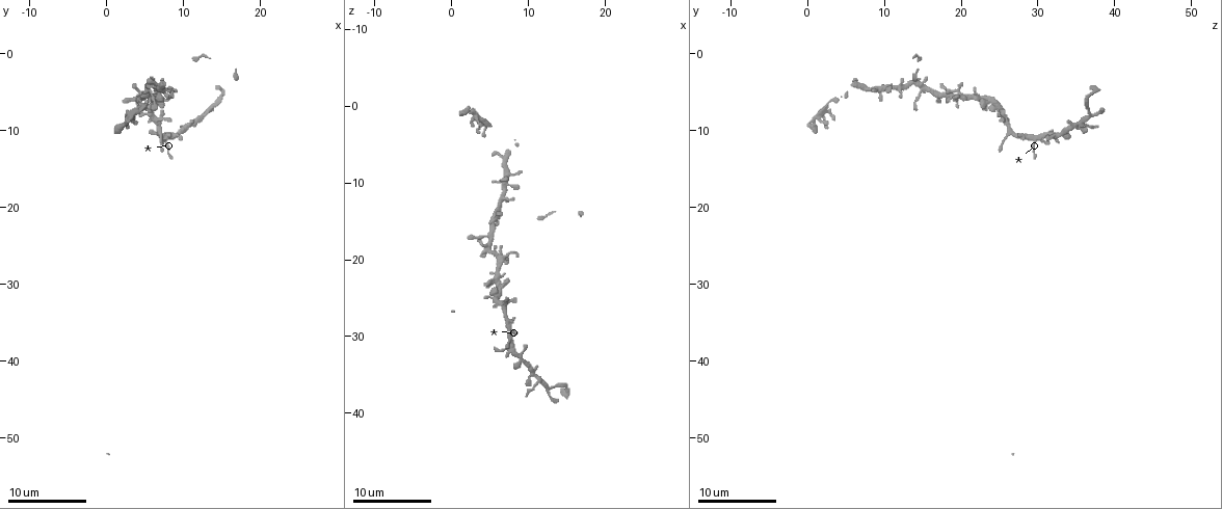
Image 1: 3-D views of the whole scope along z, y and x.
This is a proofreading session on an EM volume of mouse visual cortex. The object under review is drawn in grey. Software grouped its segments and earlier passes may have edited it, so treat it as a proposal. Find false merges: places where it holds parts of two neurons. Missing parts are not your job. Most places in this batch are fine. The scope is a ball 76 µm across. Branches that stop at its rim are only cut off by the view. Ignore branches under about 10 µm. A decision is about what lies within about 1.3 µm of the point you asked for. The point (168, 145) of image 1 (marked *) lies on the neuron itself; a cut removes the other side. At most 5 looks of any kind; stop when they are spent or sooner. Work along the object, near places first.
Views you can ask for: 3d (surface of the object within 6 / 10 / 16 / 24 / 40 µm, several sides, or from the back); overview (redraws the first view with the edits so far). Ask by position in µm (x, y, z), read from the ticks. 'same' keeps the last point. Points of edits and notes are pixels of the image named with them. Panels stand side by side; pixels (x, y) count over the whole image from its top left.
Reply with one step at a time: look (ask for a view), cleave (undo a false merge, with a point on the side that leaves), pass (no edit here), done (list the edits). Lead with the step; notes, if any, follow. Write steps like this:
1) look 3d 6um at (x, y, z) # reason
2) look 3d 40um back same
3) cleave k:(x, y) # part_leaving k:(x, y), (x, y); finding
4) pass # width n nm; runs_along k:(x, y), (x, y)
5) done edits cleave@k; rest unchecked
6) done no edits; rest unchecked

look 3d 10um at (12.0, 8.5, 36.5) # thin arm on a thick one

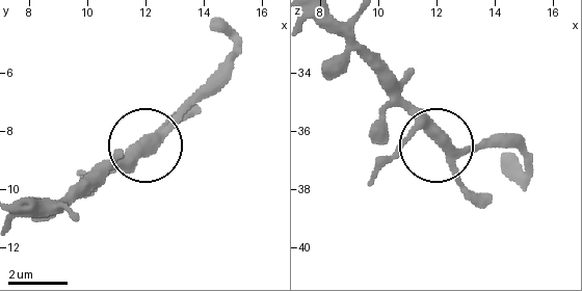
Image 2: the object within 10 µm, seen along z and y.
pass # width 320 nm; runs_along 2:(324, 18), (433, 142), (463, 152), (505, 144); one neuron here

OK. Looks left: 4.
look 3d 10um at (9.0, 10.5, 33.0) # sudden change in width

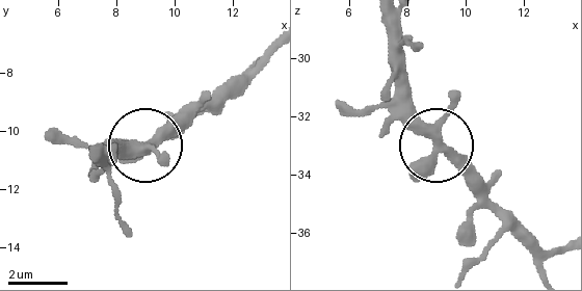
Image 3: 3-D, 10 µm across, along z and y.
pass # all the same neuron

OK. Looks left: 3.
look 3d 16um at (7.5, 10.5, 28.5) # three arms meet

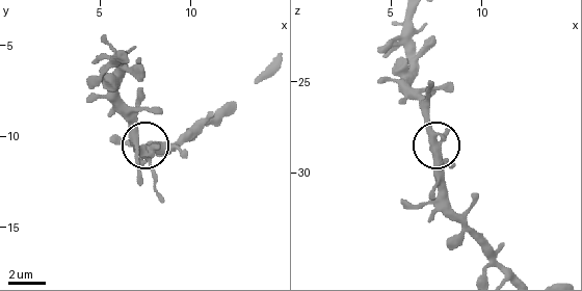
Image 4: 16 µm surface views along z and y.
look 3d 16um back at (7.4, 10.8, 28.5)

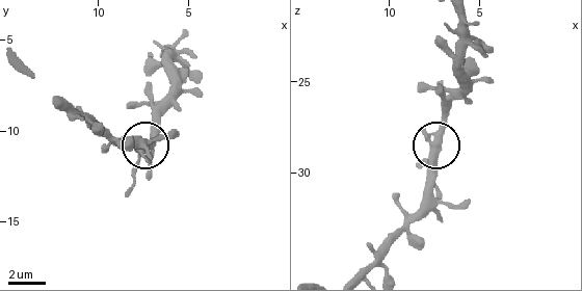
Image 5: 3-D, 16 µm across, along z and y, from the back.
pass # arms 3; one neuron here

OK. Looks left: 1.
done no edits; rest unchecked

